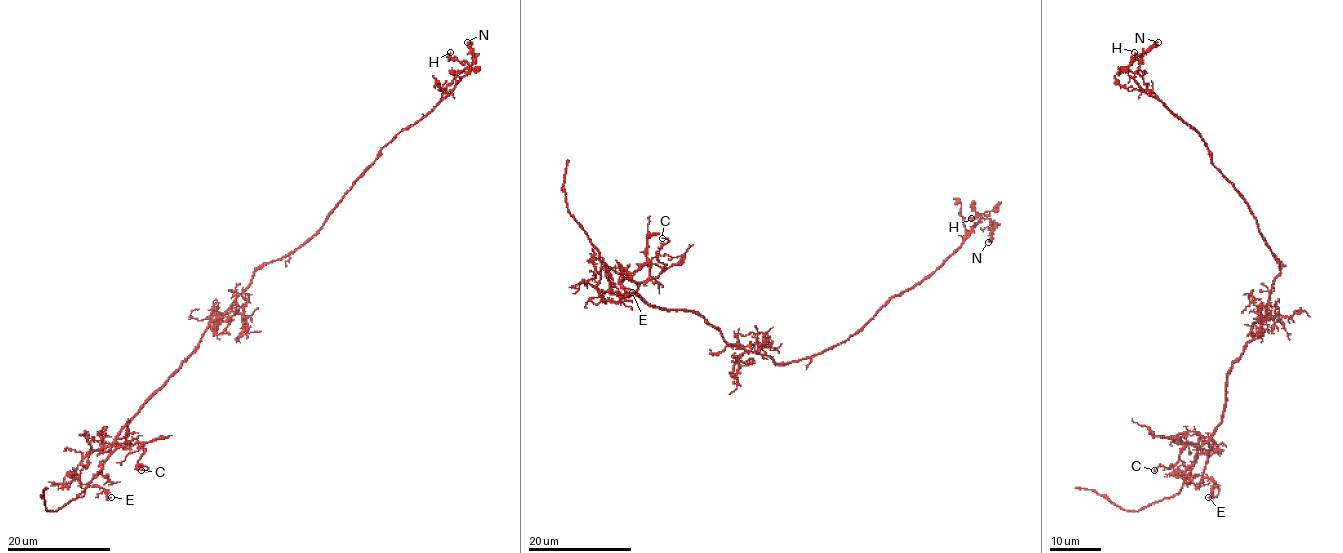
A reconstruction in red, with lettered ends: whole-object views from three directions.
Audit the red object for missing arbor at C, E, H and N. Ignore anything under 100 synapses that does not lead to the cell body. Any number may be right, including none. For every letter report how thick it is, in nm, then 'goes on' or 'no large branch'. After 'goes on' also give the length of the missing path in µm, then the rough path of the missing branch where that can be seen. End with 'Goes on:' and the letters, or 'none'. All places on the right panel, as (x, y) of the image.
C: 140 nm | no large branch
E: 140 nm | no large branch
H: 220 nm | no large branch
N: 360 nm | no large branch
Goes on: none

